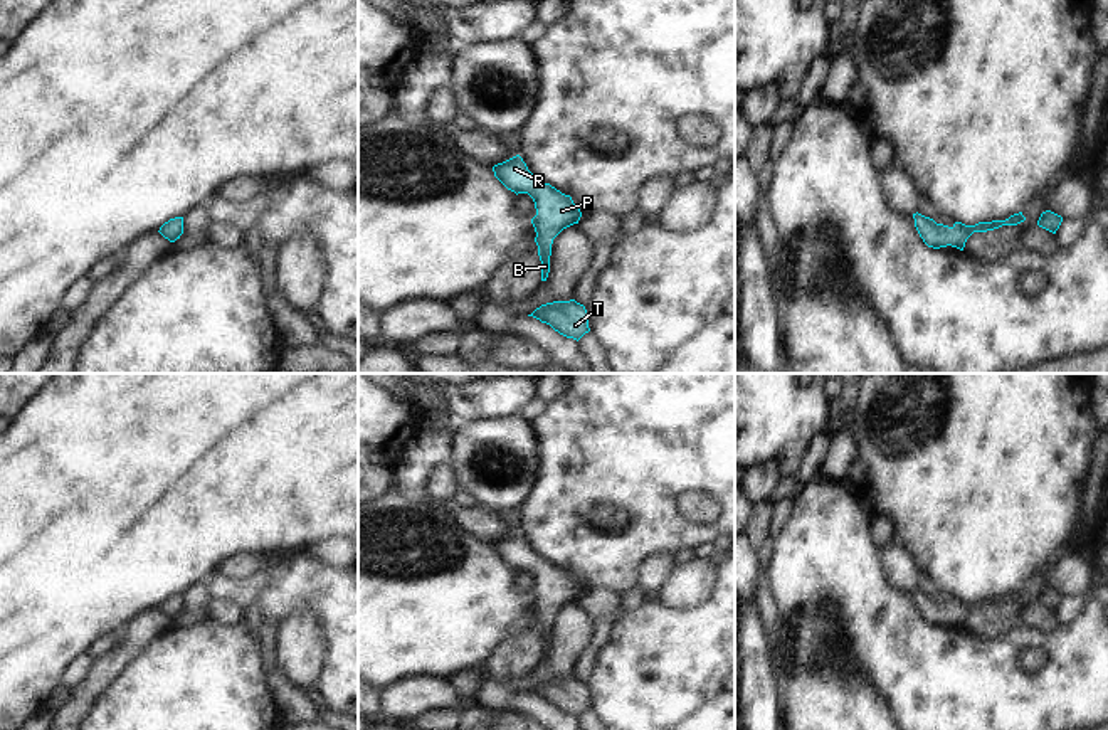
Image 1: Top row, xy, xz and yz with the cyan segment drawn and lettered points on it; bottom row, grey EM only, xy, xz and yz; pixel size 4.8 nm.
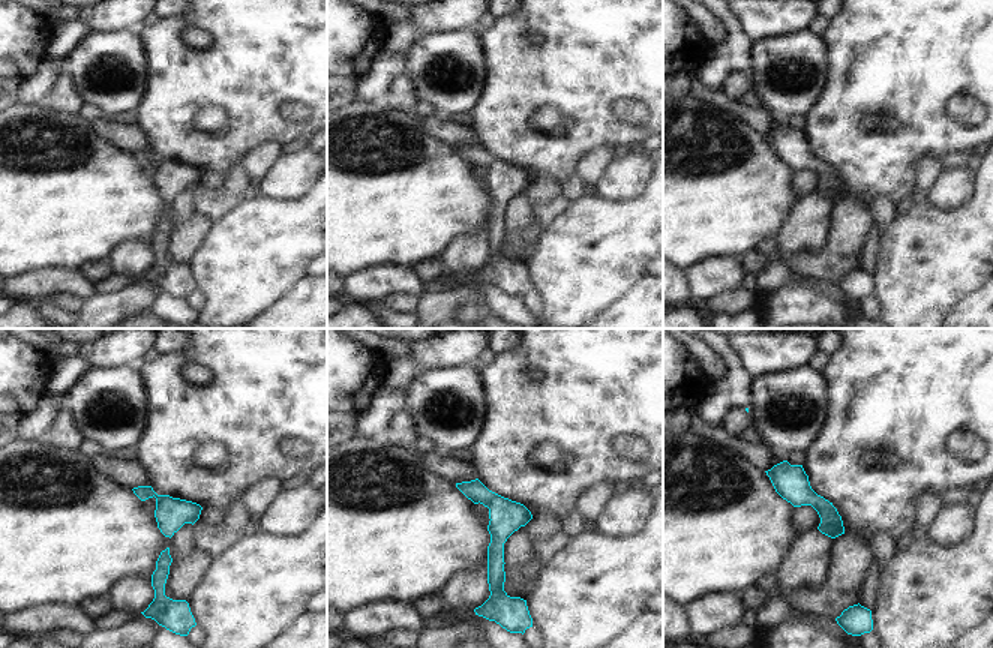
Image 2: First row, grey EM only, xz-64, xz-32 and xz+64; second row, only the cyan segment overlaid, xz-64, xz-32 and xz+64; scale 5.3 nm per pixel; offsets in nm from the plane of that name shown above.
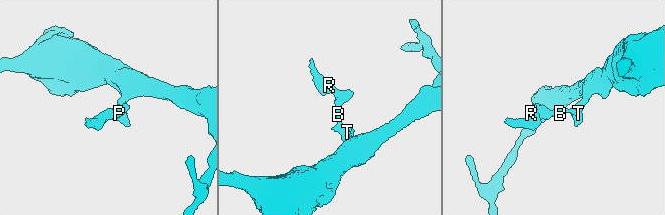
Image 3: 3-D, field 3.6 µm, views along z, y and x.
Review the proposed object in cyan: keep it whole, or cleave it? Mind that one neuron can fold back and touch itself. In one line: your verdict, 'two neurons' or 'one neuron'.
one neuron

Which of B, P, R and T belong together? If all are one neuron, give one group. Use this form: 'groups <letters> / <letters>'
groups B P R T

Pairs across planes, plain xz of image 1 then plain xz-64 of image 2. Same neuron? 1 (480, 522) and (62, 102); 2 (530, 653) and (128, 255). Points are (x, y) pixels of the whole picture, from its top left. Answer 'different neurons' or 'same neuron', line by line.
1: different neurons
2: same neuron

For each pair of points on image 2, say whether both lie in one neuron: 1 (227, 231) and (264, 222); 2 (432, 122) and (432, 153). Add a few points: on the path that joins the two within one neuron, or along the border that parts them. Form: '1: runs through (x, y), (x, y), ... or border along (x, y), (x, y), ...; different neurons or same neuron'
1: runs through (236, 231), (255, 231); same neuron
2: border along (416, 117), (417, 123), (432, 137), (455, 149); different neurons

